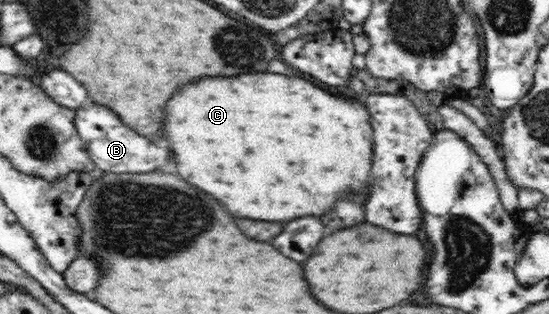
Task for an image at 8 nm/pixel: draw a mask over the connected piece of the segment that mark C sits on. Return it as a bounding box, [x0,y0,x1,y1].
[164,73,373,221]

